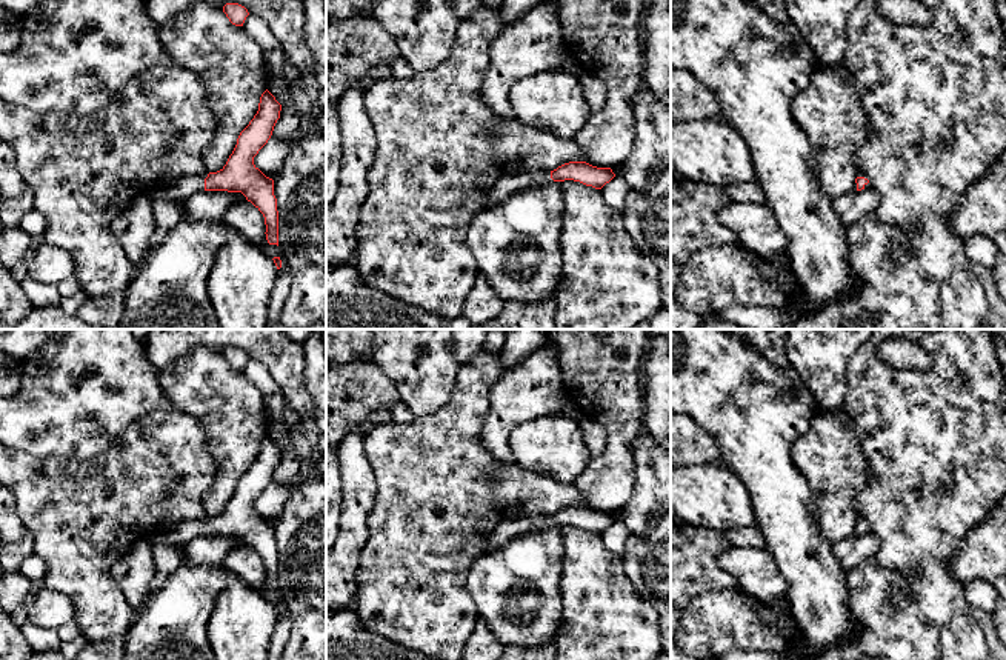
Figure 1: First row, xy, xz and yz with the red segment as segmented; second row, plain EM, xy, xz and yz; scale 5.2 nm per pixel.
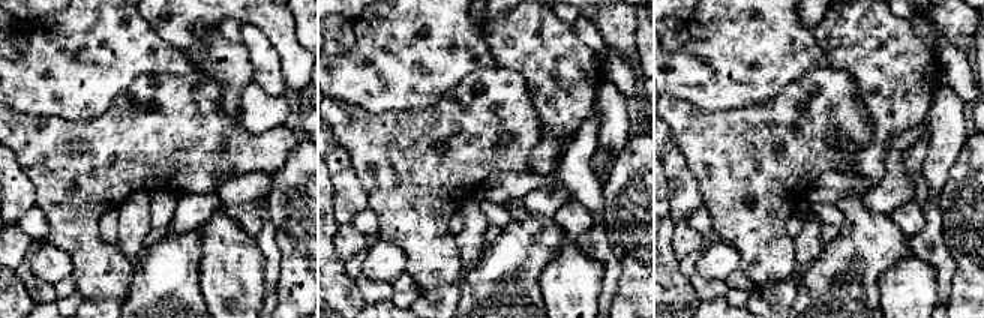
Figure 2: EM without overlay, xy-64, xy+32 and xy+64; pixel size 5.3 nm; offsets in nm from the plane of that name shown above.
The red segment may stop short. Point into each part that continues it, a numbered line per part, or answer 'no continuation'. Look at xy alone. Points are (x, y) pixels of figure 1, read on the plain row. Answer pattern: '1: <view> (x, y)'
1: xy (171, 534)

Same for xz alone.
1: xz (508, 528)

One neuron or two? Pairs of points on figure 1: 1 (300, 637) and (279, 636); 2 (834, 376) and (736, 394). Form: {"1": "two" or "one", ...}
{"1": "two", "2": "two"}

